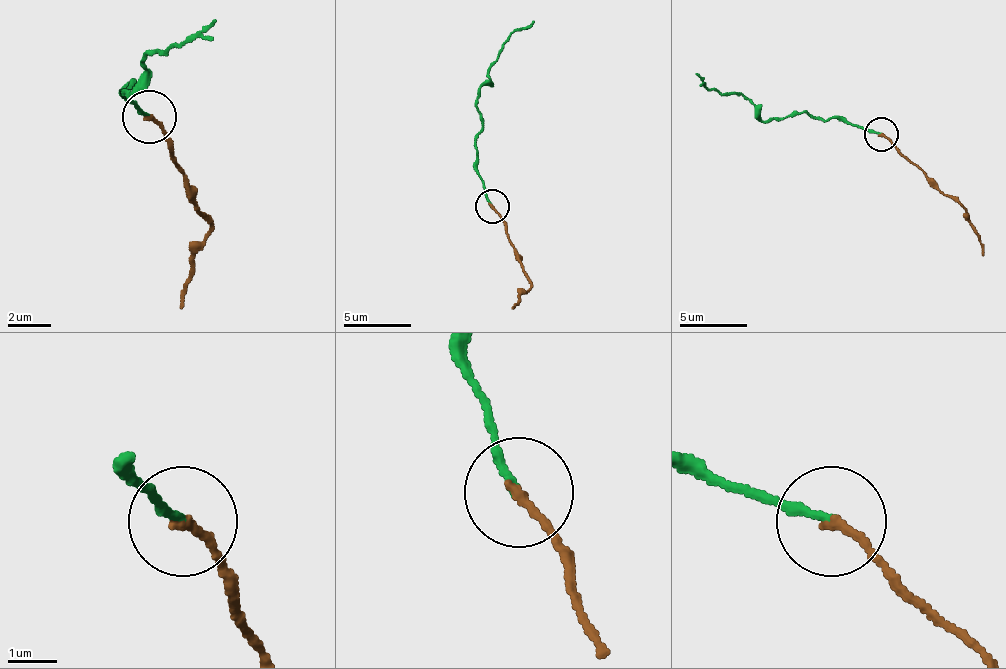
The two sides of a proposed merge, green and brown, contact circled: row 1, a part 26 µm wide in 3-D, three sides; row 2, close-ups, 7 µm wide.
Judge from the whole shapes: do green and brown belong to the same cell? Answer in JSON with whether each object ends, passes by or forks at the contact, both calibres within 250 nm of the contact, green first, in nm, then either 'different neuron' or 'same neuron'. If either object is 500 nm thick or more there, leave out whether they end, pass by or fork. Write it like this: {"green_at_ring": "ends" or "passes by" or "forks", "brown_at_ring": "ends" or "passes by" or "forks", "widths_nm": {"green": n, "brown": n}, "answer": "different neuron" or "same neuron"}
{"green_at_ring": "ends", "brown_at_ring": "ends", "widths_nm": {"green": 170, "brown": 180}, "answer": "same neuron"}

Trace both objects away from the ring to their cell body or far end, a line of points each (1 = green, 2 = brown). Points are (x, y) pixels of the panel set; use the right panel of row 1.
1: (882, 133), (834, 117), (814, 120), (791, 113), (767, 120), (747, 100), (717, 93), (696, 73)
2: (882, 133), (956, 201), (983, 255)

